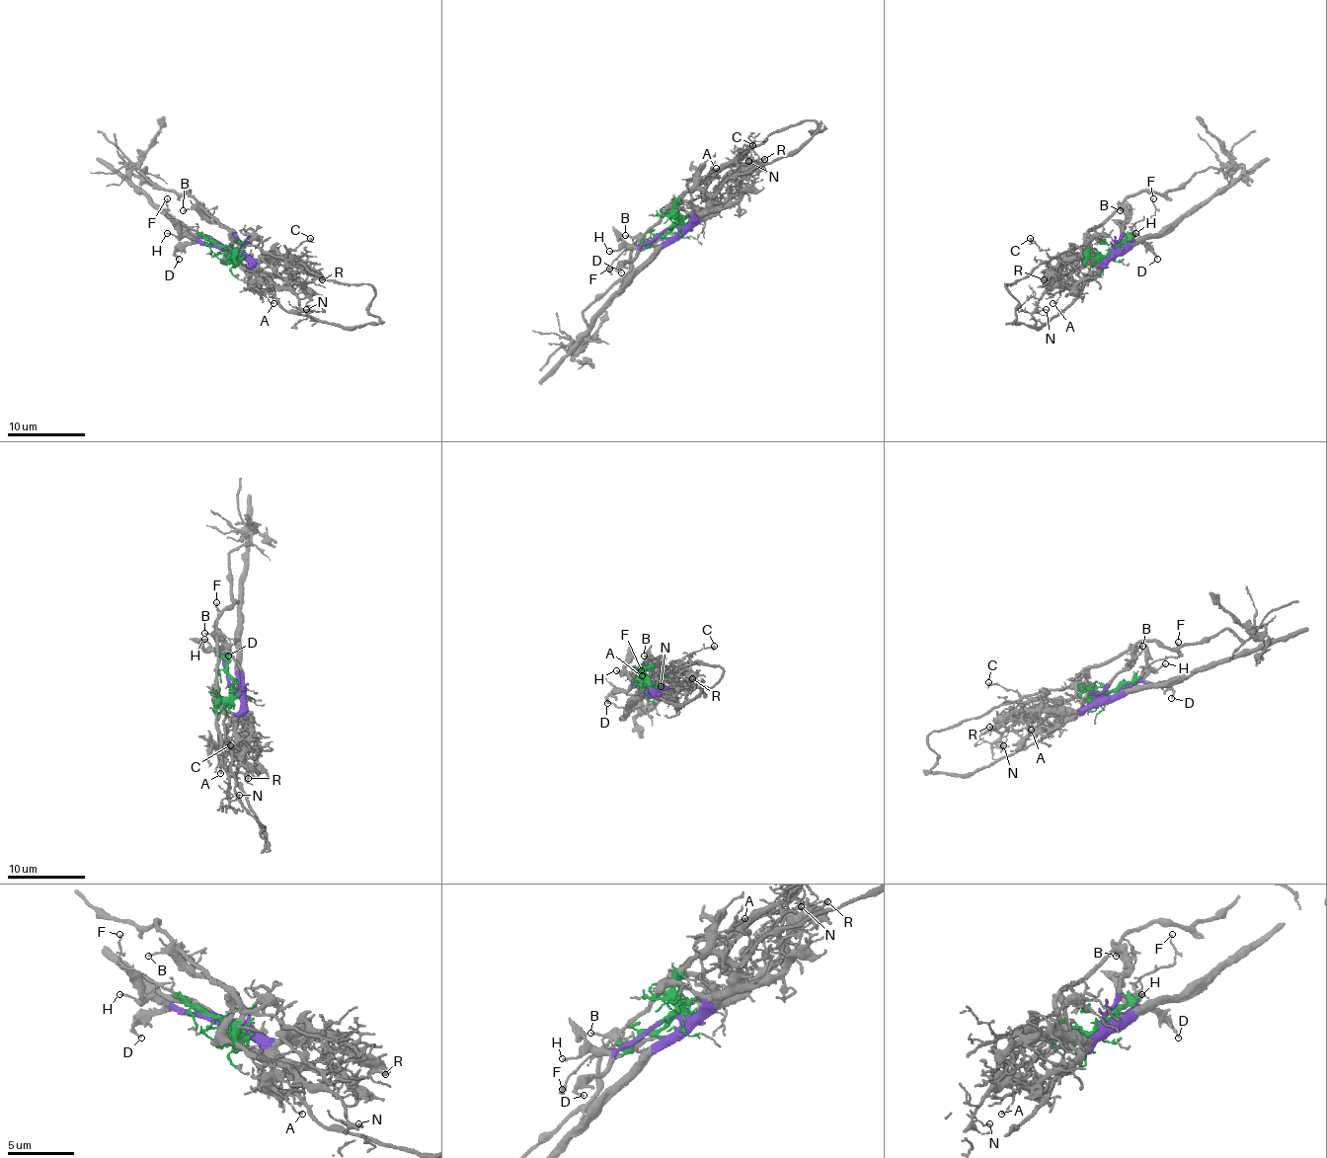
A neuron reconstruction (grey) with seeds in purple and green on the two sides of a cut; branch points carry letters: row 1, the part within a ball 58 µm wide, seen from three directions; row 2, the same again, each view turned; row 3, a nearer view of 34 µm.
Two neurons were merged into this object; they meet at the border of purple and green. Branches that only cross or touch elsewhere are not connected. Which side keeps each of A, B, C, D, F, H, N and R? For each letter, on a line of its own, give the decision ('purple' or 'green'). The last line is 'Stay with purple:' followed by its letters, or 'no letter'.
A: green
B: purple
C: green
D: purple
F: green
H: purple
N: green
R: purple
Stay with purple: B, D, H, R

